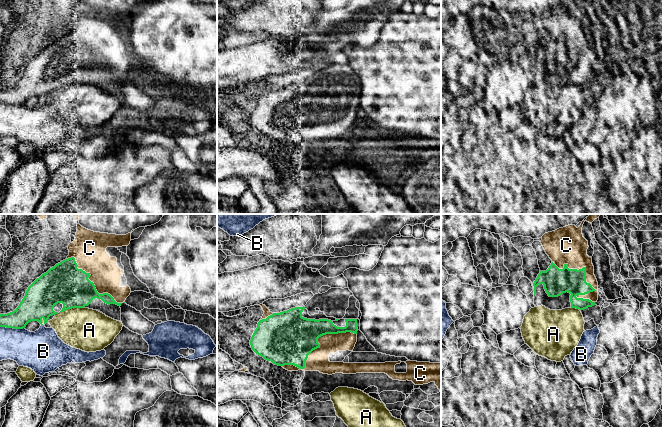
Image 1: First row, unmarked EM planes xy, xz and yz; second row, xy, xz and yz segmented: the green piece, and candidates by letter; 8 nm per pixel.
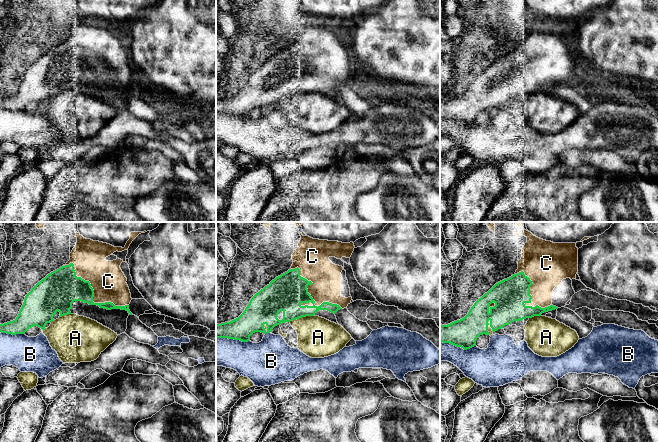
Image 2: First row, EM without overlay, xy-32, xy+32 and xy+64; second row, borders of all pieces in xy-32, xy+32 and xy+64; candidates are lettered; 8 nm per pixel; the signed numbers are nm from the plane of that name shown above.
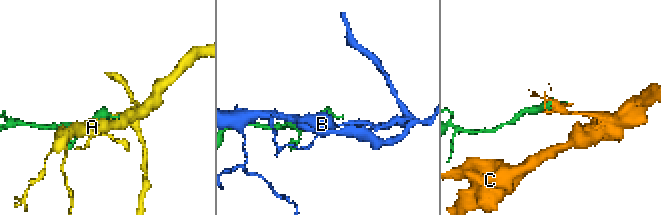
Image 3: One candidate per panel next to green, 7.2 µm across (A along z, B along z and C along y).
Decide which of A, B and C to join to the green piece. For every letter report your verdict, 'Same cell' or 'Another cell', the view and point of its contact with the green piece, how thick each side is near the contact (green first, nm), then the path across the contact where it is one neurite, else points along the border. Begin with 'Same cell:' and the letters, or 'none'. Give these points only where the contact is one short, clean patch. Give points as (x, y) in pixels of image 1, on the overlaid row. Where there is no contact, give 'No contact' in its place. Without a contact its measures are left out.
Same cell: none
A: Another cell. Touches green at xy (71, 308). Thickness 320 nm (green) against 340 nm
B: Another cell. Touches green at xy (12, 327). Thickness 220 nm (green) against 280 nm
C: Another cell. Touches green at yz (585, 280). Thickness 220 nm (green) against 220 nm

